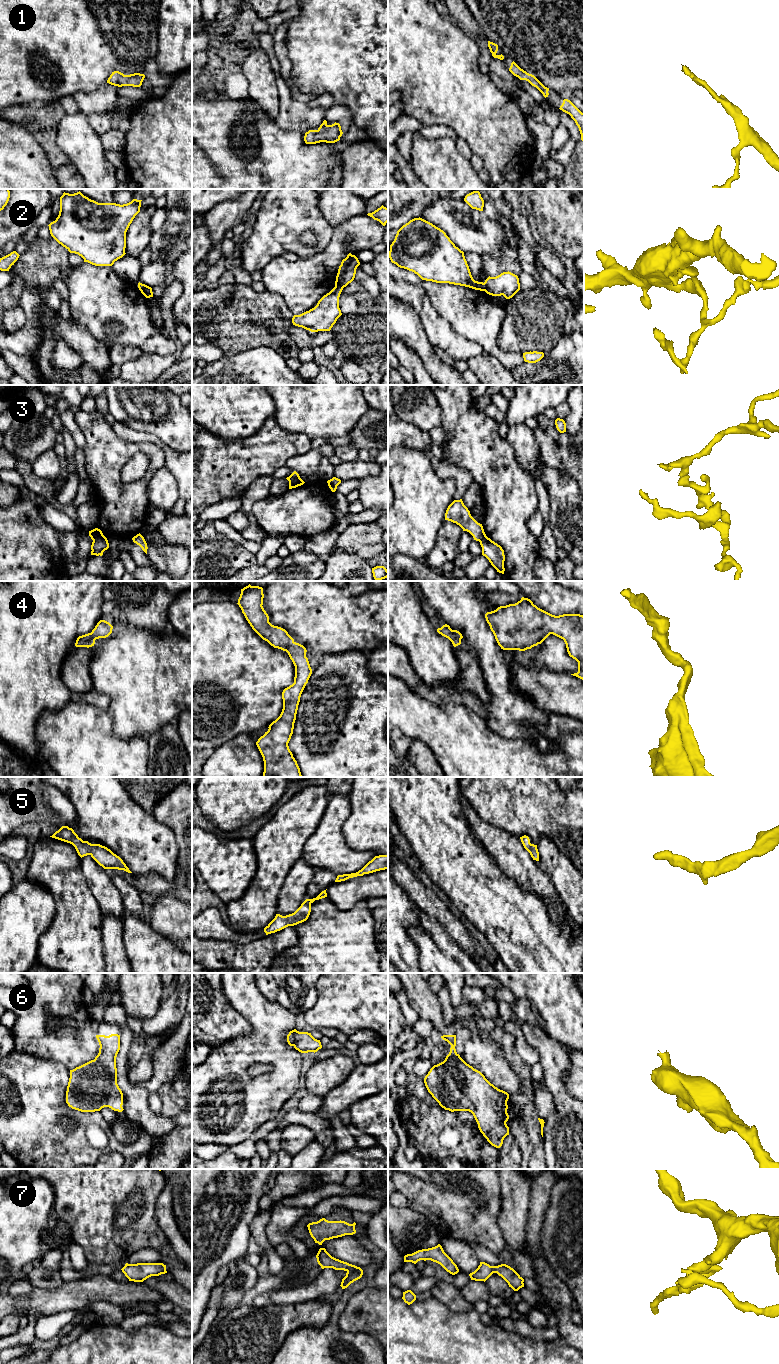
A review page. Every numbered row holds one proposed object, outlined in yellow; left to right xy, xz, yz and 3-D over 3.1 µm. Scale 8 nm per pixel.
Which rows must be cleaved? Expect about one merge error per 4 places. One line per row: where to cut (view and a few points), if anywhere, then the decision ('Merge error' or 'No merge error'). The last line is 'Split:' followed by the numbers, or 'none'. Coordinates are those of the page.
1: No split. No merge error
2: Split along xz (335, 285), (342, 289). Merge error
3: Split along xy (104, 536), (93, 540). Merge error
4: No split. No merge error
5: No split. No merge error
6: No split. No merge error
7: No split. No merge error
Split: 2, 3

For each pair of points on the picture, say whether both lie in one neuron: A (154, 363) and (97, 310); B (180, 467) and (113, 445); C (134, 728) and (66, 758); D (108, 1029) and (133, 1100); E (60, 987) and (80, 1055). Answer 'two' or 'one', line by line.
A: two
B: two
C: two
D: two
E: one

